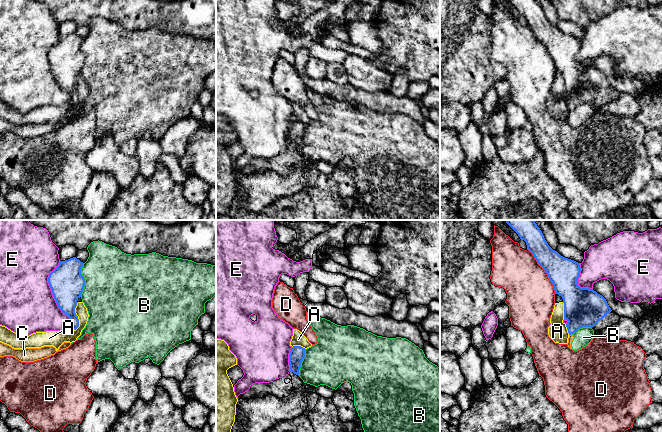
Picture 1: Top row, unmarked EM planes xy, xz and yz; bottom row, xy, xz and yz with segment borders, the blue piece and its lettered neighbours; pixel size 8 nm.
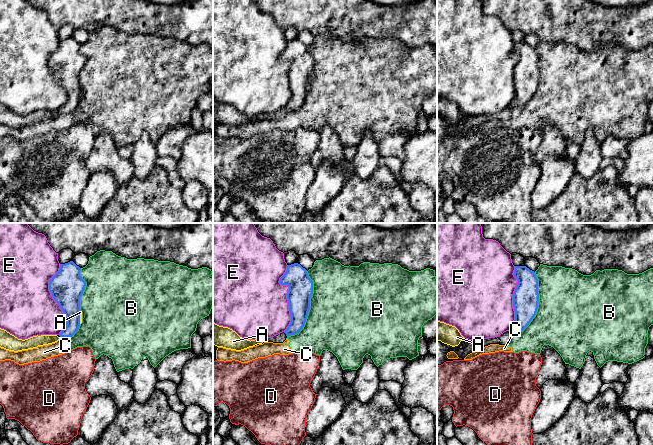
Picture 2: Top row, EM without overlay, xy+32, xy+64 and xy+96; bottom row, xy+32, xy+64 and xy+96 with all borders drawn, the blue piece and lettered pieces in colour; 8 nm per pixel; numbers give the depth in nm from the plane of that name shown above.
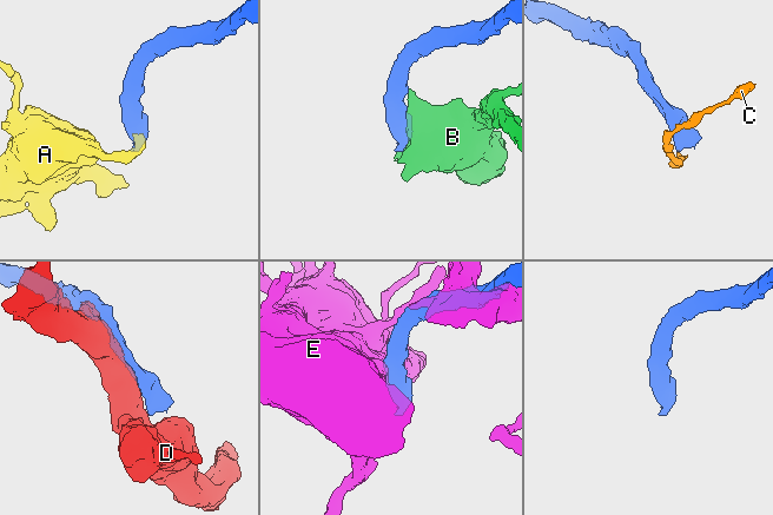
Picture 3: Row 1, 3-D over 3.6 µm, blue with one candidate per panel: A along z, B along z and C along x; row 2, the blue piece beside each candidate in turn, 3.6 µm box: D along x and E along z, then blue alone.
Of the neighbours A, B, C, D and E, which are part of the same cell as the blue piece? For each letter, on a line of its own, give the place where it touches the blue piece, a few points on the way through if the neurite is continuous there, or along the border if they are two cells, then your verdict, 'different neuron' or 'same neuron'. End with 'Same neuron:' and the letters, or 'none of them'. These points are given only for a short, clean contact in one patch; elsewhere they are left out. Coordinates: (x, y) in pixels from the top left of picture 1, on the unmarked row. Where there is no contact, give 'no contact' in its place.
A: contact xy (77, 93); border xy (78, 78), (75, 84), (78, 102), (72, 107); different neuron
B: contact xy (84, 56); different neuron
C: contact yz (570, 110); border yz (571, 109), (569, 111); different neuron
D: contact yz (545, 46); different neuron
E: contact xy (52, 69); different neuron
Same neuron: none of them

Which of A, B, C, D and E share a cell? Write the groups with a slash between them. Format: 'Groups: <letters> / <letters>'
Groups: A / B C / D / E

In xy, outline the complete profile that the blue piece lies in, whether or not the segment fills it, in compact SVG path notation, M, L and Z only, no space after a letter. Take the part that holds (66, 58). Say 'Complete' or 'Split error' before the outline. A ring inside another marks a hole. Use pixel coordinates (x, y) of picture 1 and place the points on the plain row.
Complete. M76 33L60 37L48 53L53 73L61 87L70 94L68 104L72 107L79 103L75 84L85 62L85 55L81 50L83 40Z

